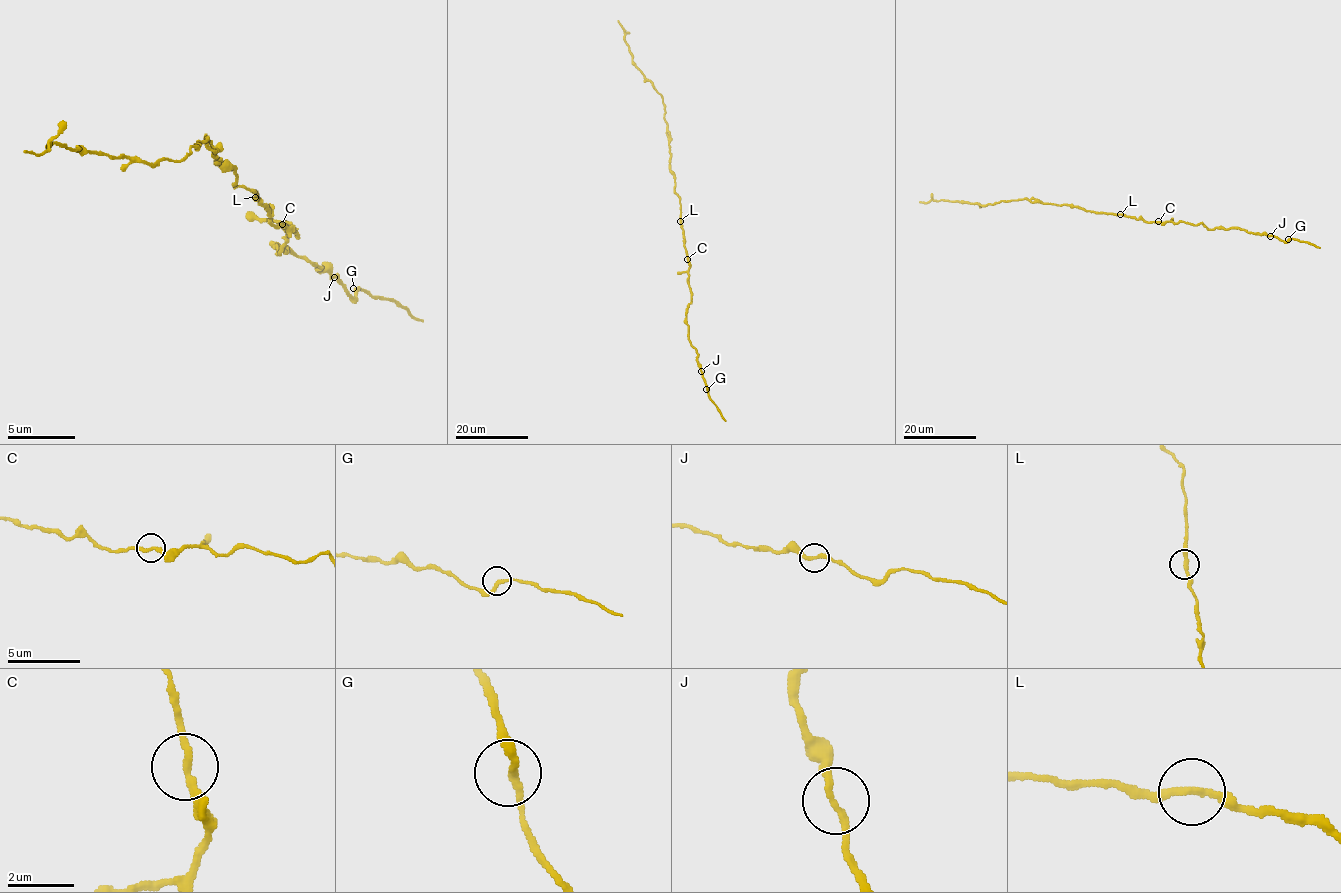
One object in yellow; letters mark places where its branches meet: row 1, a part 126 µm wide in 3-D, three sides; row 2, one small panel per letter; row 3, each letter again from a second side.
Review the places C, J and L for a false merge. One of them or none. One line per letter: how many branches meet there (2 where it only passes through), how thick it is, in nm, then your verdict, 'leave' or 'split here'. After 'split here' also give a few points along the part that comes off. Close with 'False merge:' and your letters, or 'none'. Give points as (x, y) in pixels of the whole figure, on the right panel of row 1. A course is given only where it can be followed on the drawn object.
C: 2 branches meet; 220 nm thick; leave
J: 2 branches meet; 220 nm thick; split here; foreign part runs (1270, 236), (1286, 241), (1297, 239), (1319, 248)
L: 2 branches meet; 240 nm thick; leave
False merge: J

